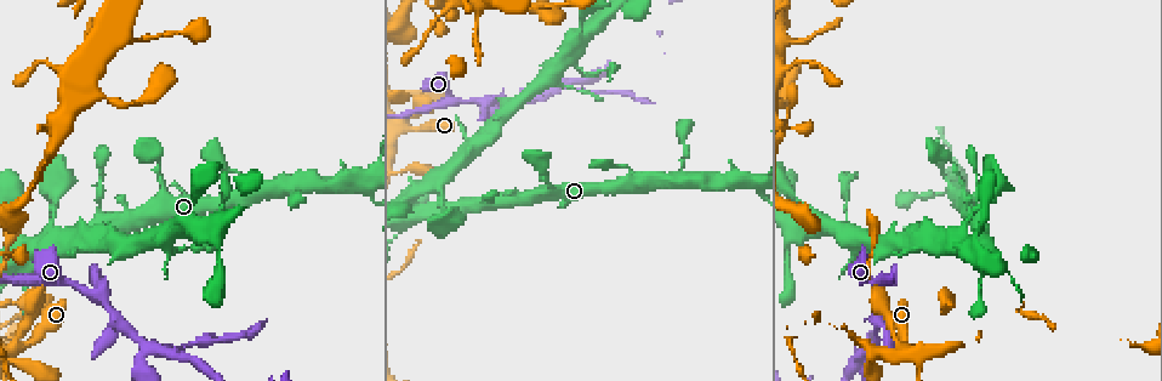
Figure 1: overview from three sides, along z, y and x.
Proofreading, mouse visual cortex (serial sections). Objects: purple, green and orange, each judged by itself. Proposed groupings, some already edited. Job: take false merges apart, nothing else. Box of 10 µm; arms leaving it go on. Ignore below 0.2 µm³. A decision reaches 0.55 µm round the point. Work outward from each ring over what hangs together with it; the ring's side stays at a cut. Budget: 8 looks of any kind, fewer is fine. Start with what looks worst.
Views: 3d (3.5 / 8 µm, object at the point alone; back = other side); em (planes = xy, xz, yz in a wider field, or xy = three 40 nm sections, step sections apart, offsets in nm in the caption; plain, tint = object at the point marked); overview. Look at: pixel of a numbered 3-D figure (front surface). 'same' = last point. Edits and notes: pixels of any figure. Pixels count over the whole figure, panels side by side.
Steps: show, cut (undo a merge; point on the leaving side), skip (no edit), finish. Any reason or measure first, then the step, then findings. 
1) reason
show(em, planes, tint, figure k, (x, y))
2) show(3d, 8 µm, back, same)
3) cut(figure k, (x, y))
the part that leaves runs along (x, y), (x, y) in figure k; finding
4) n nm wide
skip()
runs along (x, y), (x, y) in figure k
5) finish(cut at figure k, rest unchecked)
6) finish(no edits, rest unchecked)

three-way junction
show(3d, 3.5 µm, figure 1, (533, 99))

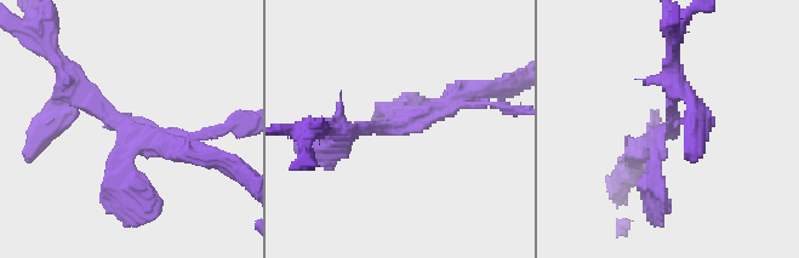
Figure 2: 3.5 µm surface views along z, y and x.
3 arms; arms of 200, 200, 250 nm
show(em, planes, tint, figure 2, (668, 127))

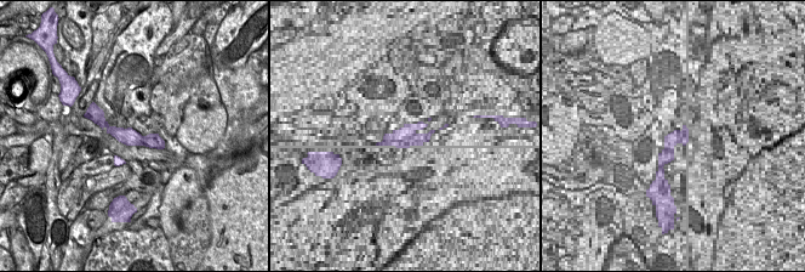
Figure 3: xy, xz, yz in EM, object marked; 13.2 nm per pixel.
skip()
runs along (70, 75), (114, 120), (200, 154) in figure 2; continuous, no second cell

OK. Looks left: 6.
show(3d, 3.5 µm, figure 1, (412, 130))

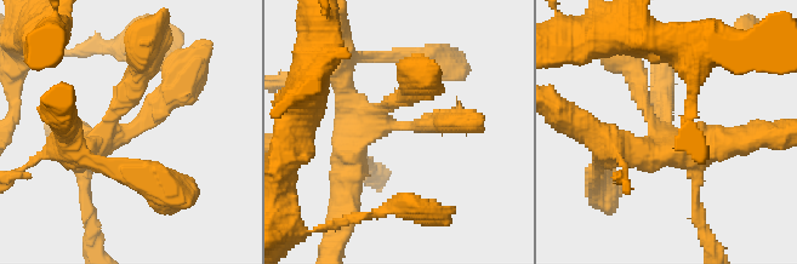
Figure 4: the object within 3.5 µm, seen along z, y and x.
show(em, xy, step 5, tint, figure 4, (668, 131))

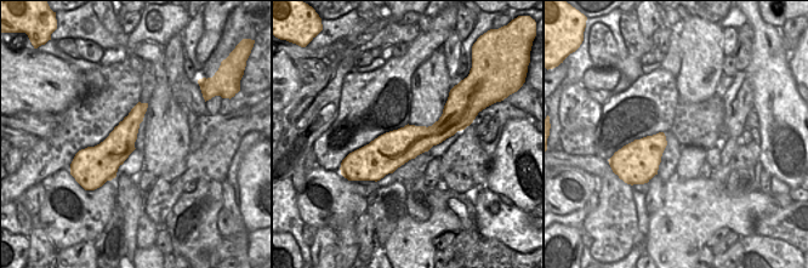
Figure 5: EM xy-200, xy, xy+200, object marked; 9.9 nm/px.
skip()
runs along (459, 124), (383, 155), (359, 155) in figure 5; continuous, no second cell

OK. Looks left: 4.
two arms at a narrow angle
show(3d, 8 µm, figure 1, (984, 263))

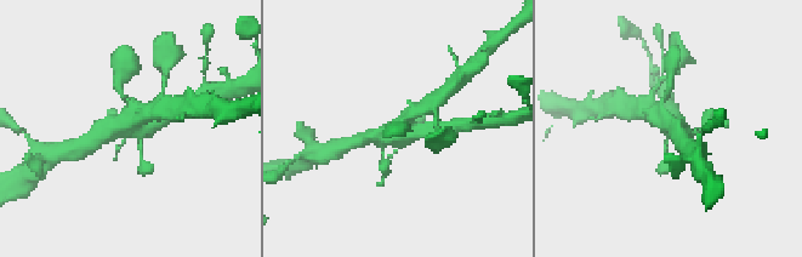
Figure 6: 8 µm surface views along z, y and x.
now the EM
show(em, xy, step 1, tint, same)

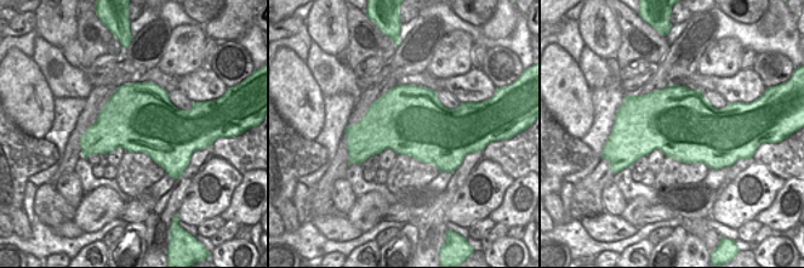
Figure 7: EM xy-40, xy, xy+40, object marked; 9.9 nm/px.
skip()
continuous, no second cell

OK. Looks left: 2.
finish(no edits, rest unchecked)

